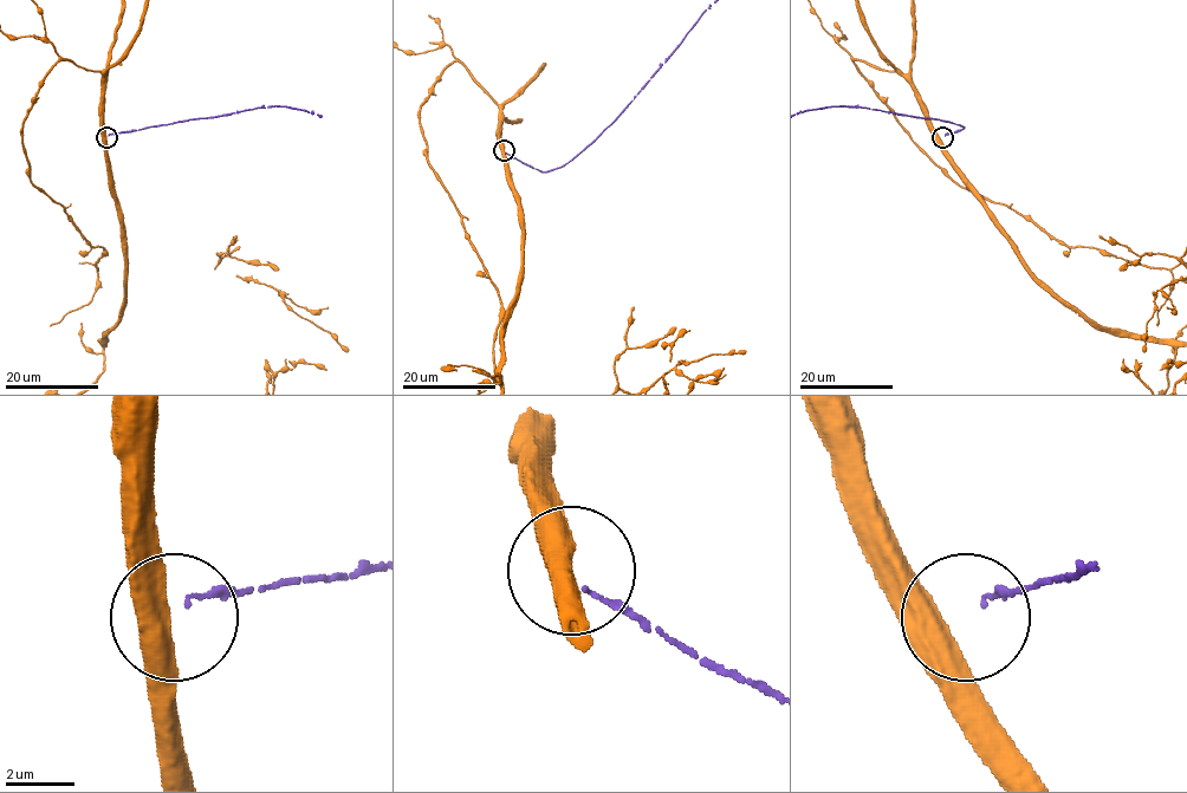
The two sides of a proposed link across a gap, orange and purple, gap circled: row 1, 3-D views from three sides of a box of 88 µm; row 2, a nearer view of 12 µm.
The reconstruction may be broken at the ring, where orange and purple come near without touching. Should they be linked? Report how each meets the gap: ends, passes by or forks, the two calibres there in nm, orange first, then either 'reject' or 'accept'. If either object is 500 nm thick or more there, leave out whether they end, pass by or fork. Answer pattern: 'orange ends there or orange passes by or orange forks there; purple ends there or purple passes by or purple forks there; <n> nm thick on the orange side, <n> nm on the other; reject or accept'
750 nm thick on the orange side, 130 nm on the other; reject

